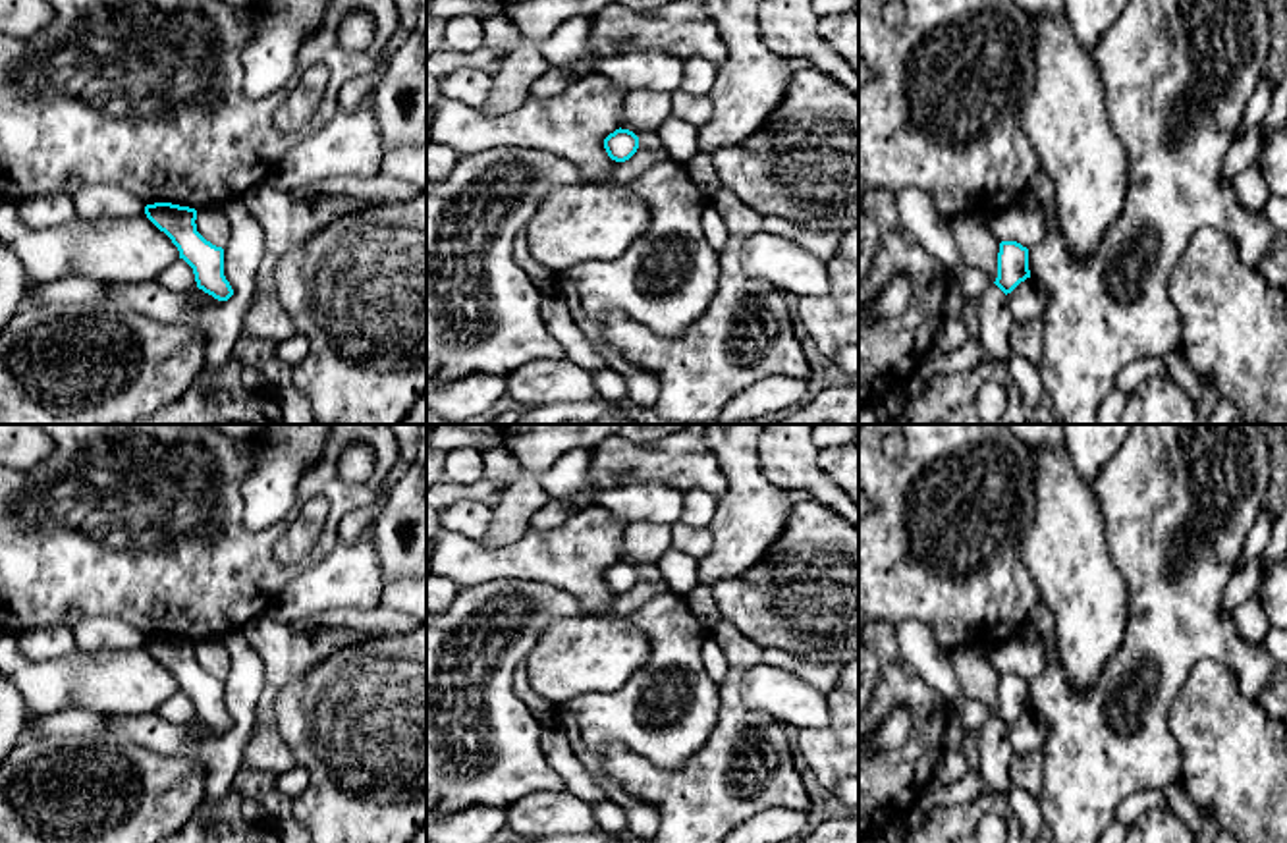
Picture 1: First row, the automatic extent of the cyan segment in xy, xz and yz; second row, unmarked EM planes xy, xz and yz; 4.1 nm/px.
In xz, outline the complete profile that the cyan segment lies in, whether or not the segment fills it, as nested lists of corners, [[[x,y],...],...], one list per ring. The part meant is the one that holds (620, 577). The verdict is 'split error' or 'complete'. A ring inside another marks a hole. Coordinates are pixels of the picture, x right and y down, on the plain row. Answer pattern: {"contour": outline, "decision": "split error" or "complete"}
{"contour": [[[619,559],[604,571],[604,581],[612,592],[625,594],[637,585],[639,569]]], "decision": "complete"}

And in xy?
{"contour": [[[154,635],[145,639],[147,650],[164,664],[195,706],[197,720],[218,733],[233,727],[224,708],[224,681],[212,677],[197,664],[197,642],[172,635]]], "decision": "complete"}

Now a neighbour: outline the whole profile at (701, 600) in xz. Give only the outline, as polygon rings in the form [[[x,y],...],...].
[[[697,586],[693,592],[687,596],[689,608],[693,615],[706,627],[714,627],[720,619],[722,613],[718,610],[718,604],[712,596],[712,590],[708,586]]]

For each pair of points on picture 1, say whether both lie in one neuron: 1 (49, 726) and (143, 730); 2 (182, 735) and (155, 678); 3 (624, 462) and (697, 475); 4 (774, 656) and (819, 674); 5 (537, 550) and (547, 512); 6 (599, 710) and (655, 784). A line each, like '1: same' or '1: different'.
1: different
2: different
3: same
4: same
5: different
6: different

